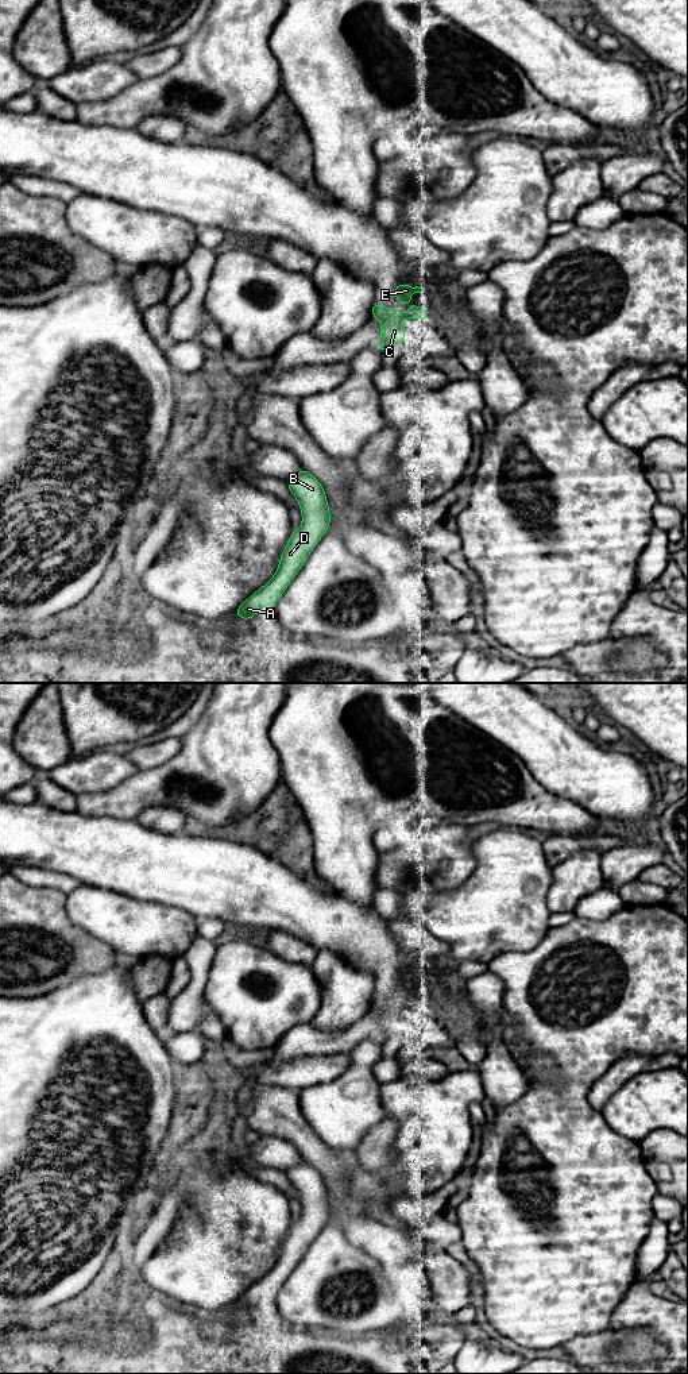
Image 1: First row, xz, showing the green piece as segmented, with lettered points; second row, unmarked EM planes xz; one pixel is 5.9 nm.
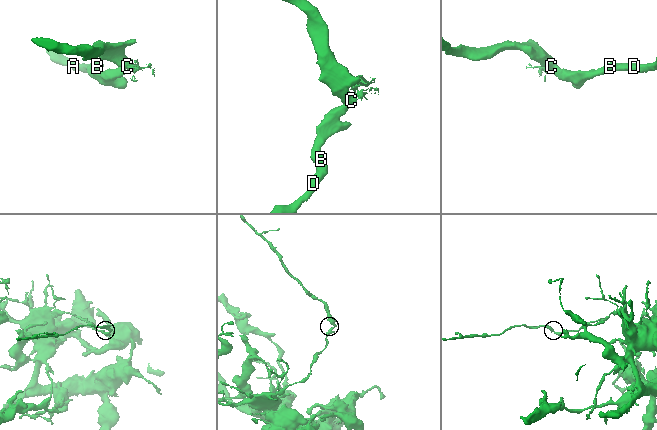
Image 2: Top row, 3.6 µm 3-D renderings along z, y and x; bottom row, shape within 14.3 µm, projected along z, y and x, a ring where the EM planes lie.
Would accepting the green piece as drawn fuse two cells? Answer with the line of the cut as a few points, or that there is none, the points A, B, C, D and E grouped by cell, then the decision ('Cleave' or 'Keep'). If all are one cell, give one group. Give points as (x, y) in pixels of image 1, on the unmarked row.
Split along xz (381, 1030), (386, 1037). Groups: A B D / C E. Cleave

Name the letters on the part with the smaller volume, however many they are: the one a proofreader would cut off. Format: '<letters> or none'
C, E

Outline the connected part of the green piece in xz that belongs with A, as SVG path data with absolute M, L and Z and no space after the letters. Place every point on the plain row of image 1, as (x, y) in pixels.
M301 1158L295 1167L286 1172L286 1176L299 1193L302 1213L290 1226L274 1267L233 1302L244 1312L251 1311L264 1297L279 1292L312 1240L329 1223L331 1203L321 1173Z

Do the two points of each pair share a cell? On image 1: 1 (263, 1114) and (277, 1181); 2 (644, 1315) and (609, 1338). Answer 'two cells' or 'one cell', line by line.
1: two cells
2: one cell

